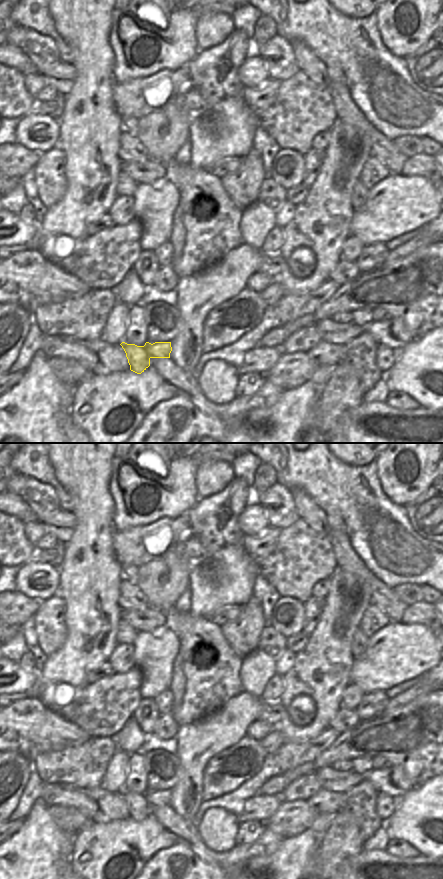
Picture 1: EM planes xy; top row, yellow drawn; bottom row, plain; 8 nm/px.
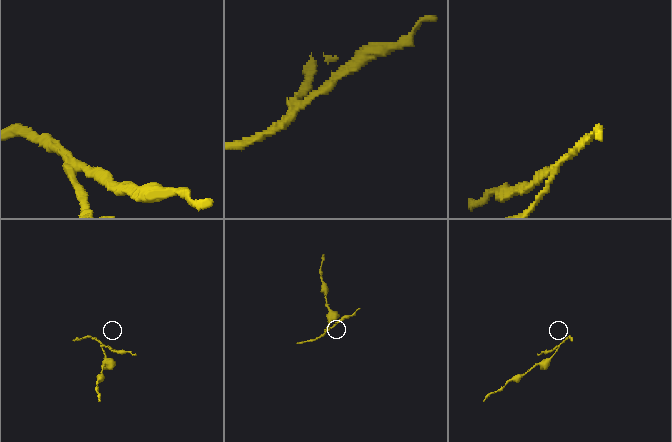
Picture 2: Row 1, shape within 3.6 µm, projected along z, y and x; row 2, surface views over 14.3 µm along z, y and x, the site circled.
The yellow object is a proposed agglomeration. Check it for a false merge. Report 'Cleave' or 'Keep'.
Cleave.

